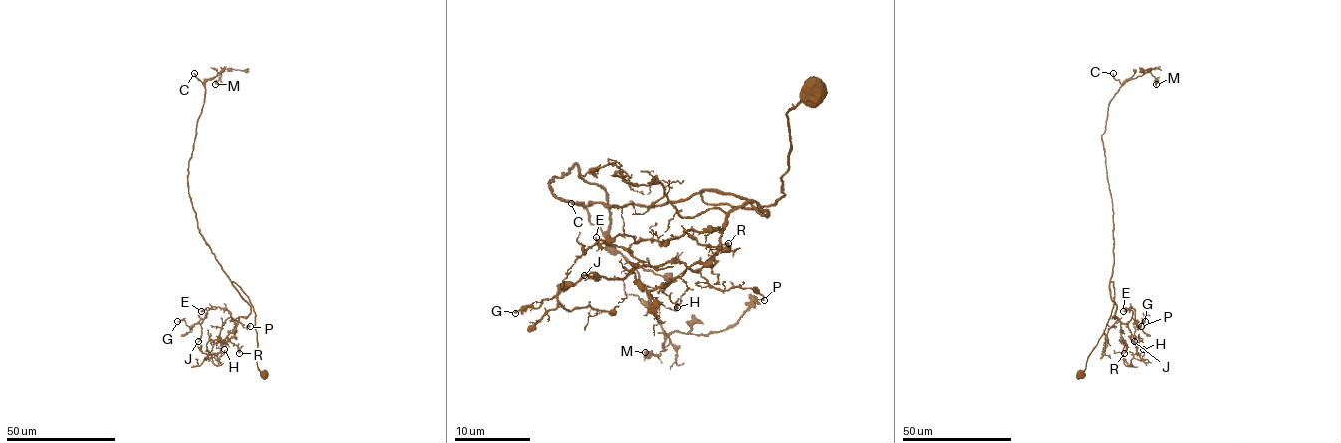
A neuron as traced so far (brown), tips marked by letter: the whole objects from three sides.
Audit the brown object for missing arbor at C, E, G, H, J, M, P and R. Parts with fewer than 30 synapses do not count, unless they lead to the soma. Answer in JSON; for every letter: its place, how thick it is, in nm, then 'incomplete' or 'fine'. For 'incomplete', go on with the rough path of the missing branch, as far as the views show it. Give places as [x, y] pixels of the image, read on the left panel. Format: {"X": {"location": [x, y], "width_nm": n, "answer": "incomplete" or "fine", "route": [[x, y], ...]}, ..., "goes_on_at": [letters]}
{"C": {"location": [194, 73], "width_nm": 190, "answer": "incomplete", "route": [[194, 73], [195, 58], [203, 55]]}, "E": {"location": [201, 311], "width_nm": 150, "answer": "fine"}, "G": {"location": [177, 321], "width_nm": 150, "answer": "fine"}, "H": {"location": [224, 349], "width_nm": 130, "answer": "fine"}, "J": {"location": [198, 341], "width_nm": 140, "answer": "fine"}, "M": {"location": [215, 84], "width_nm": 360, "answer": "fine"}, "P": {"location": [250, 326], "width_nm": 140, "answer": "fine"}, "R": {"location": [239, 353], "width_nm": 150, "answer": "fine"}, "goes_on_at": ["C"]}

